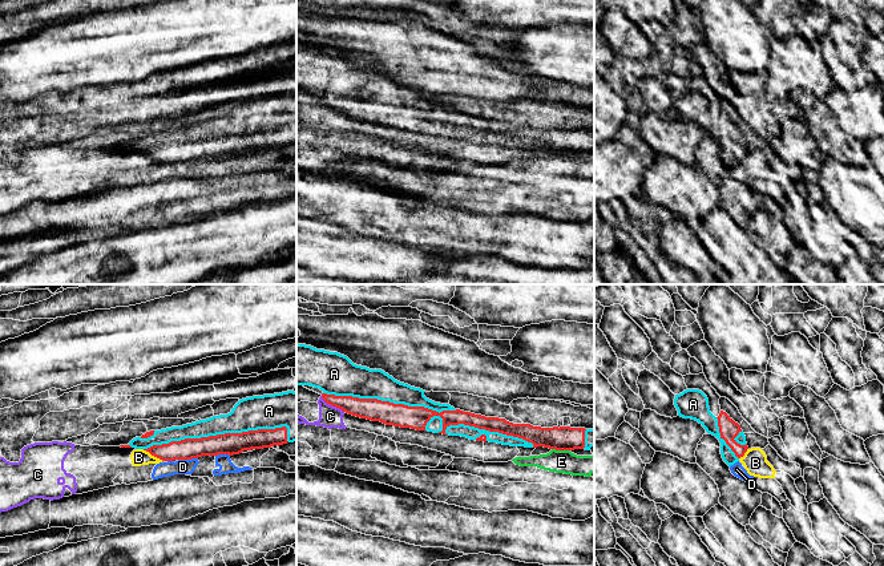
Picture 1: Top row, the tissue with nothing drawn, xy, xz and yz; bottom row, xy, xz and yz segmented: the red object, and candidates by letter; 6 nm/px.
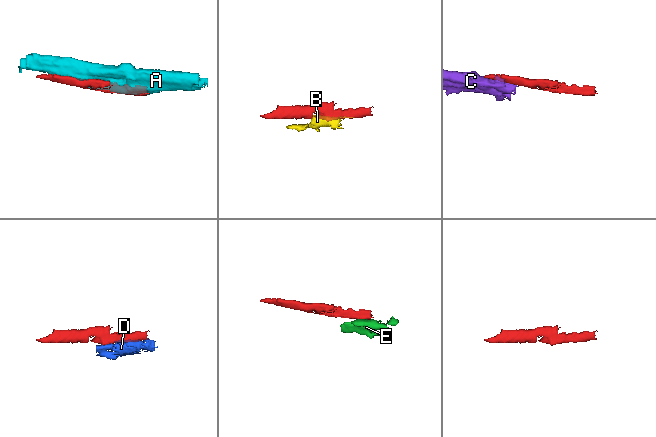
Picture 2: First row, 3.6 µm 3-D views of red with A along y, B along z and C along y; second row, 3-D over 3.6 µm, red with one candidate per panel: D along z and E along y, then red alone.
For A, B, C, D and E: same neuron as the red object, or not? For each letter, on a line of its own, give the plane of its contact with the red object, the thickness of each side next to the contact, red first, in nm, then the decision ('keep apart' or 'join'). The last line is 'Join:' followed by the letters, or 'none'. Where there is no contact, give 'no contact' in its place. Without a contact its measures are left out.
A: xz | 140/130 nm | join
B: xy | 130/100 nm | keep apart
C: xz | 140/130 nm | keep apart
D: xy | 130/100 nm | keep apart
E: xz | 140/140 nm | keep apart
Join: A

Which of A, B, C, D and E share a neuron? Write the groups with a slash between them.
A / B C D / E

